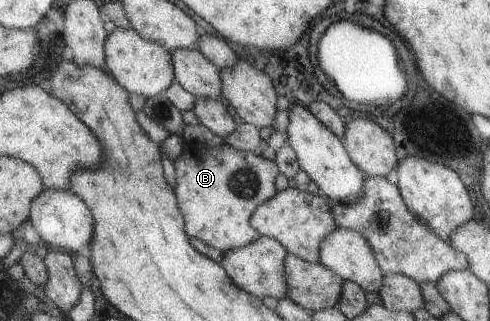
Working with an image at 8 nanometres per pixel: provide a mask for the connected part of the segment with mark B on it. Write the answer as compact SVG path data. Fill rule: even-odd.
M227 143L203 149L185 145L174 161L176 194L187 221L187 233L219 249L223 254L257 241L260 233L251 223L254 211L263 202L274 198L280 167L274 160L257 153L238 150Z

